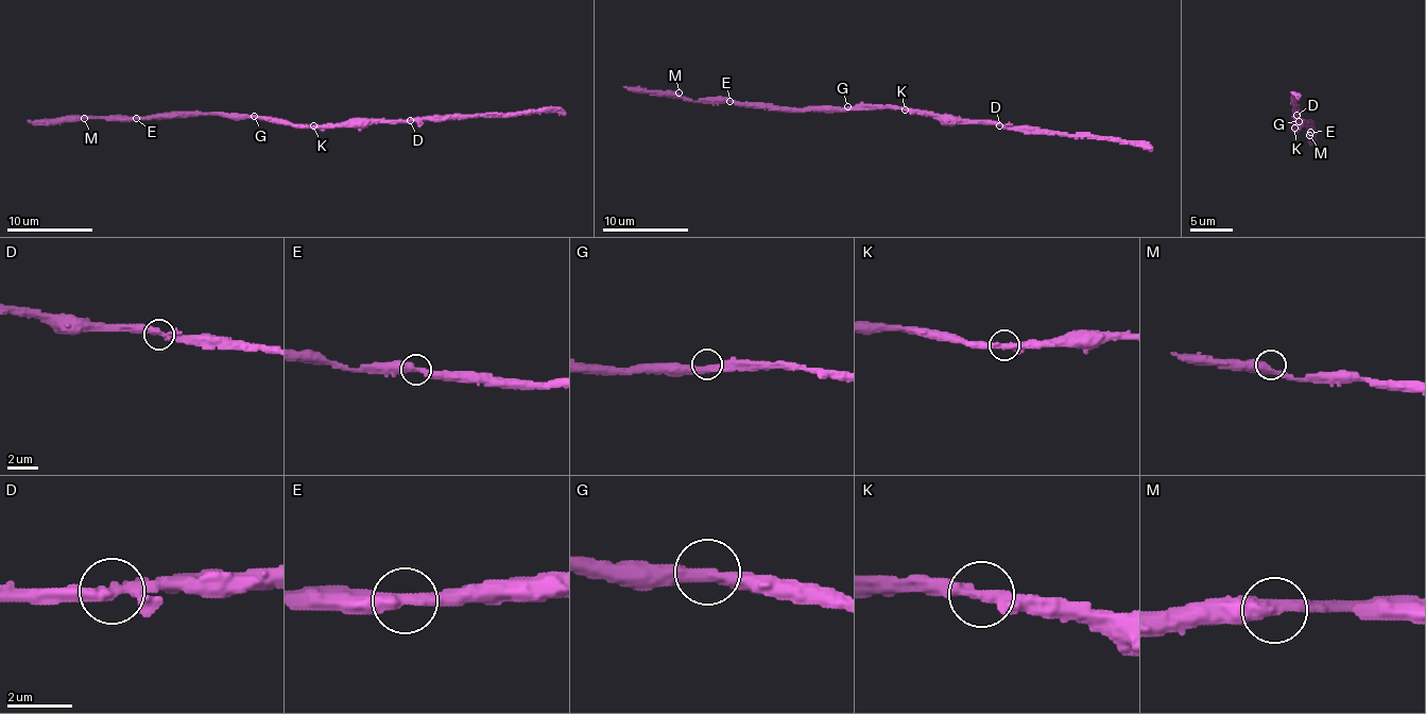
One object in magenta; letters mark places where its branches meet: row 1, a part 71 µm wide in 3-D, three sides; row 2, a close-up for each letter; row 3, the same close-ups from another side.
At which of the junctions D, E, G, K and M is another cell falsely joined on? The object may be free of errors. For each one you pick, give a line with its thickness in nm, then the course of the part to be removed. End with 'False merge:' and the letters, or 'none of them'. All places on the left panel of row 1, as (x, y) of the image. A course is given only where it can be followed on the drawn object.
False merge: none of them

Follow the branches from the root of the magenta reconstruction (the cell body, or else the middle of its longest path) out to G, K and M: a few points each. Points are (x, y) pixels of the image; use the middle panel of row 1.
G: (890, 107), (847, 106)
K: (890, 107), (905, 109)
M: (890, 107), (745, 107), (733, 101), (688, 101), (679, 92)

